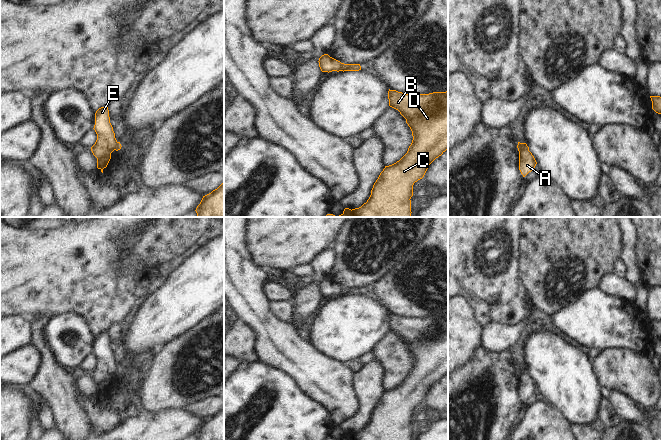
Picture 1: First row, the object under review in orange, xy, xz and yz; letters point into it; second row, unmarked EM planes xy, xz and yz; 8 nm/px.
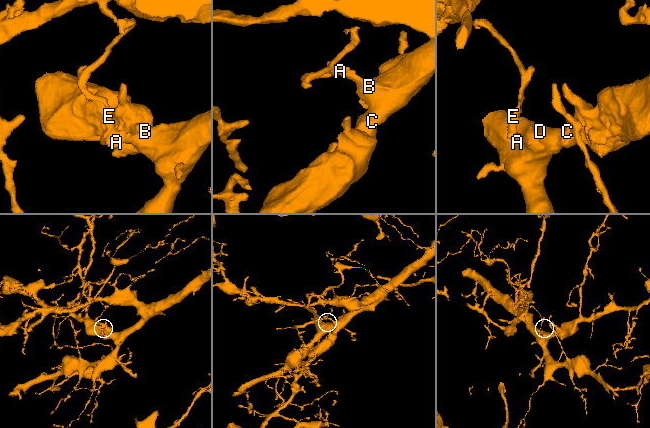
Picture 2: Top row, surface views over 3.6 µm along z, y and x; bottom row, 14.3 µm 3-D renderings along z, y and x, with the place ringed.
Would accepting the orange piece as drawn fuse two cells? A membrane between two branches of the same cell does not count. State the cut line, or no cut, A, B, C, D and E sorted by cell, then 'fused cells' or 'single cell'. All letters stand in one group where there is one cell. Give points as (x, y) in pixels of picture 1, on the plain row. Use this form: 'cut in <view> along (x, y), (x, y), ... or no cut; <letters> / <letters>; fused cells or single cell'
cut in xy along (110, 378), (103, 379), (97, 383); A B C D / E; fused cells

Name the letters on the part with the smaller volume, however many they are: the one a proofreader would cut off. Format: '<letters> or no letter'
E

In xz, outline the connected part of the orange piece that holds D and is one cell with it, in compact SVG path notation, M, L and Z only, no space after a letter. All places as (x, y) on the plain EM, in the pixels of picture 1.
M396 314L388 315L389 330L398 334L406 343L412 355L413 364L407 377L396 387L385 390L373 409L371 419L366 427L355 433L345 432L339 440L411 440L411 421L413 409L422 403L429 389L448 374L448 315L429 318L406 318Z

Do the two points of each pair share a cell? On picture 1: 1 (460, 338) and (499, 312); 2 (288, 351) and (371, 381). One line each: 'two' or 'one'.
1: two
2: two

